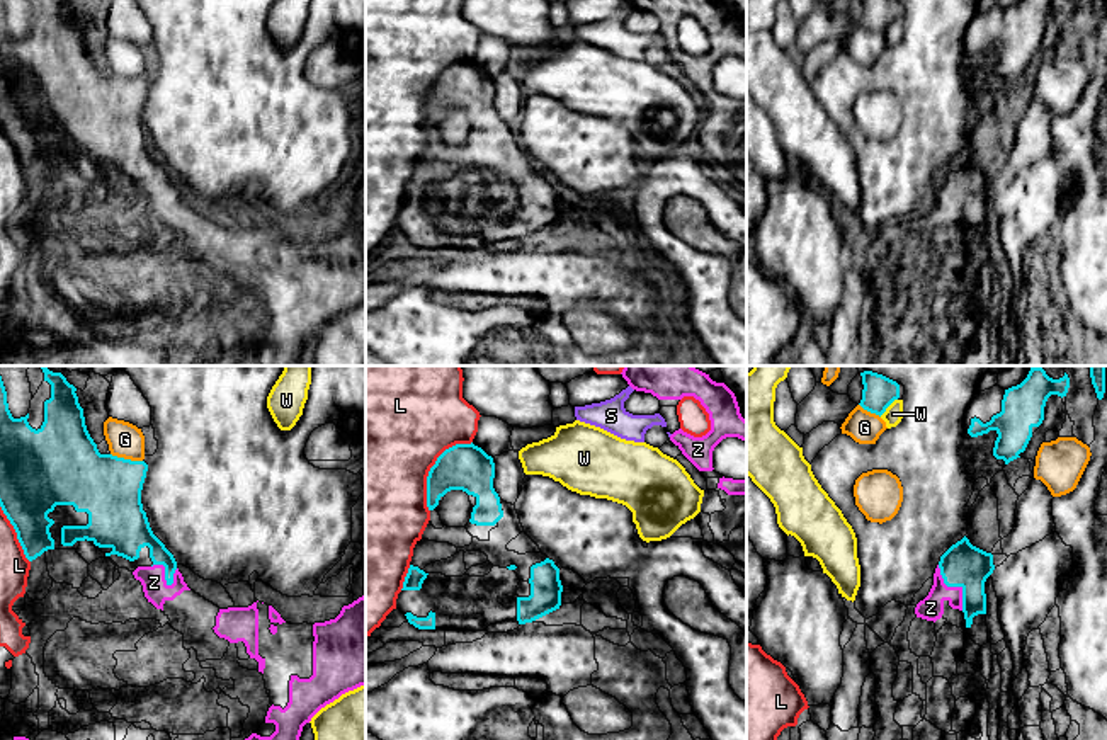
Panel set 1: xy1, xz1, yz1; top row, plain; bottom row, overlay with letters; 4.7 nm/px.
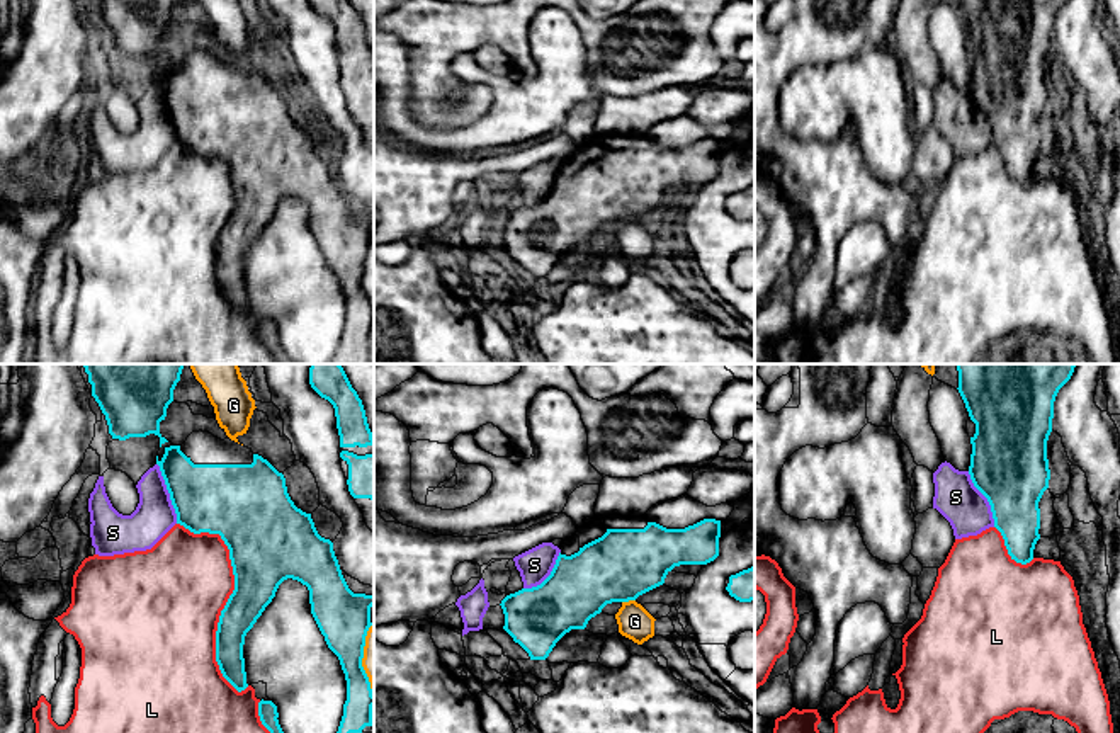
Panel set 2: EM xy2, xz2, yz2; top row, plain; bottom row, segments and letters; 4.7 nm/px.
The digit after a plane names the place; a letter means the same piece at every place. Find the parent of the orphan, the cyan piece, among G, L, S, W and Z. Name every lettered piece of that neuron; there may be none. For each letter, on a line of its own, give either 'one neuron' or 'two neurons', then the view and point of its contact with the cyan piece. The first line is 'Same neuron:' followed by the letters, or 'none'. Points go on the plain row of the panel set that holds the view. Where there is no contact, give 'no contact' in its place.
Same neuron: Z
G: two neurons; meets cyan in xy1 at (126, 79)
L: two neurons; meets cyan in xy2 at (231, 213)
S: two neurons; meets cyan in xy2 at (169, 111)
W: two neurons; meets cyan in yz1 at (888, 24)
Z: one neuron; meets cyan in yz1 at (954, 204)

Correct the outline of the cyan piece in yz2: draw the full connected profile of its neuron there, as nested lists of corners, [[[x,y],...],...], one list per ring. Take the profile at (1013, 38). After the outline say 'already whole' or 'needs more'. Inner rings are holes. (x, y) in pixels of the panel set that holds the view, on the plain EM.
[[[959,0],[976,53],[969,94],[974,105],[987,117],[994,146],[1001,151],[1008,173],[1016,182],[1033,179],[1040,158],[1038,121],[1049,107],[1050,88],[1047,60],[1052,51],[1054,20],[1067,0]]]; already whole

